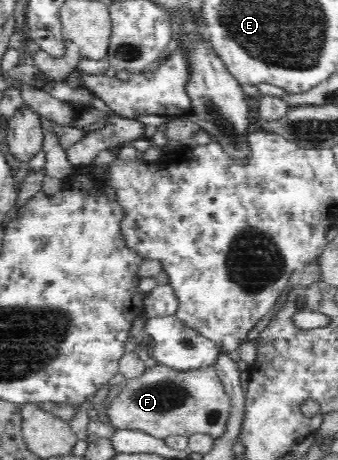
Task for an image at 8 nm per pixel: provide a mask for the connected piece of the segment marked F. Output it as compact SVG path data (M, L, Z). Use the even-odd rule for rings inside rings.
M157 363L154 367L145 368L141 376L127 379L123 390L108 406L106 414L109 418L108 425L111 424L113 430L116 431L122 429L139 430L163 440L176 435L189 438L200 433L211 436L215 440L225 434L231 410L232 402L218 377L215 365L179 370Z

